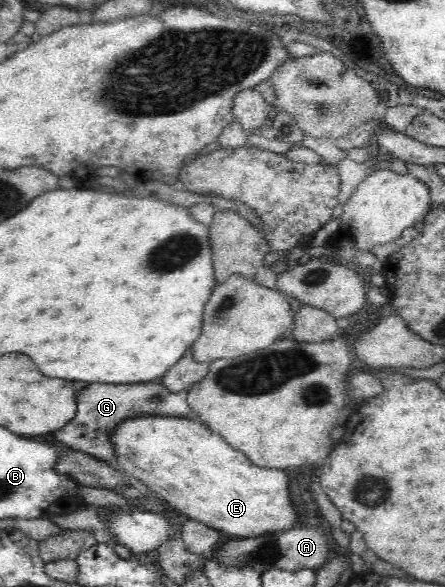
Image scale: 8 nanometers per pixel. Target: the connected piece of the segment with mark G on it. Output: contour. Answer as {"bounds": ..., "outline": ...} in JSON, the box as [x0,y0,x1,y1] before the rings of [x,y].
{"bounds":[51,382,193,463],"outline":[[[152,382],[121,384],[131,387],[115,387],[107,383],[89,383],[85,389],[77,393],[77,405],[75,415],[63,429],[51,433],[55,435],[55,441],[71,447],[71,450],[83,452],[93,458],[103,460],[105,463],[114,462],[116,450],[113,442],[114,434],[127,419],[133,417],[179,417],[191,419],[193,410],[188,402],[188,389],[171,391],[165,384]]]}

